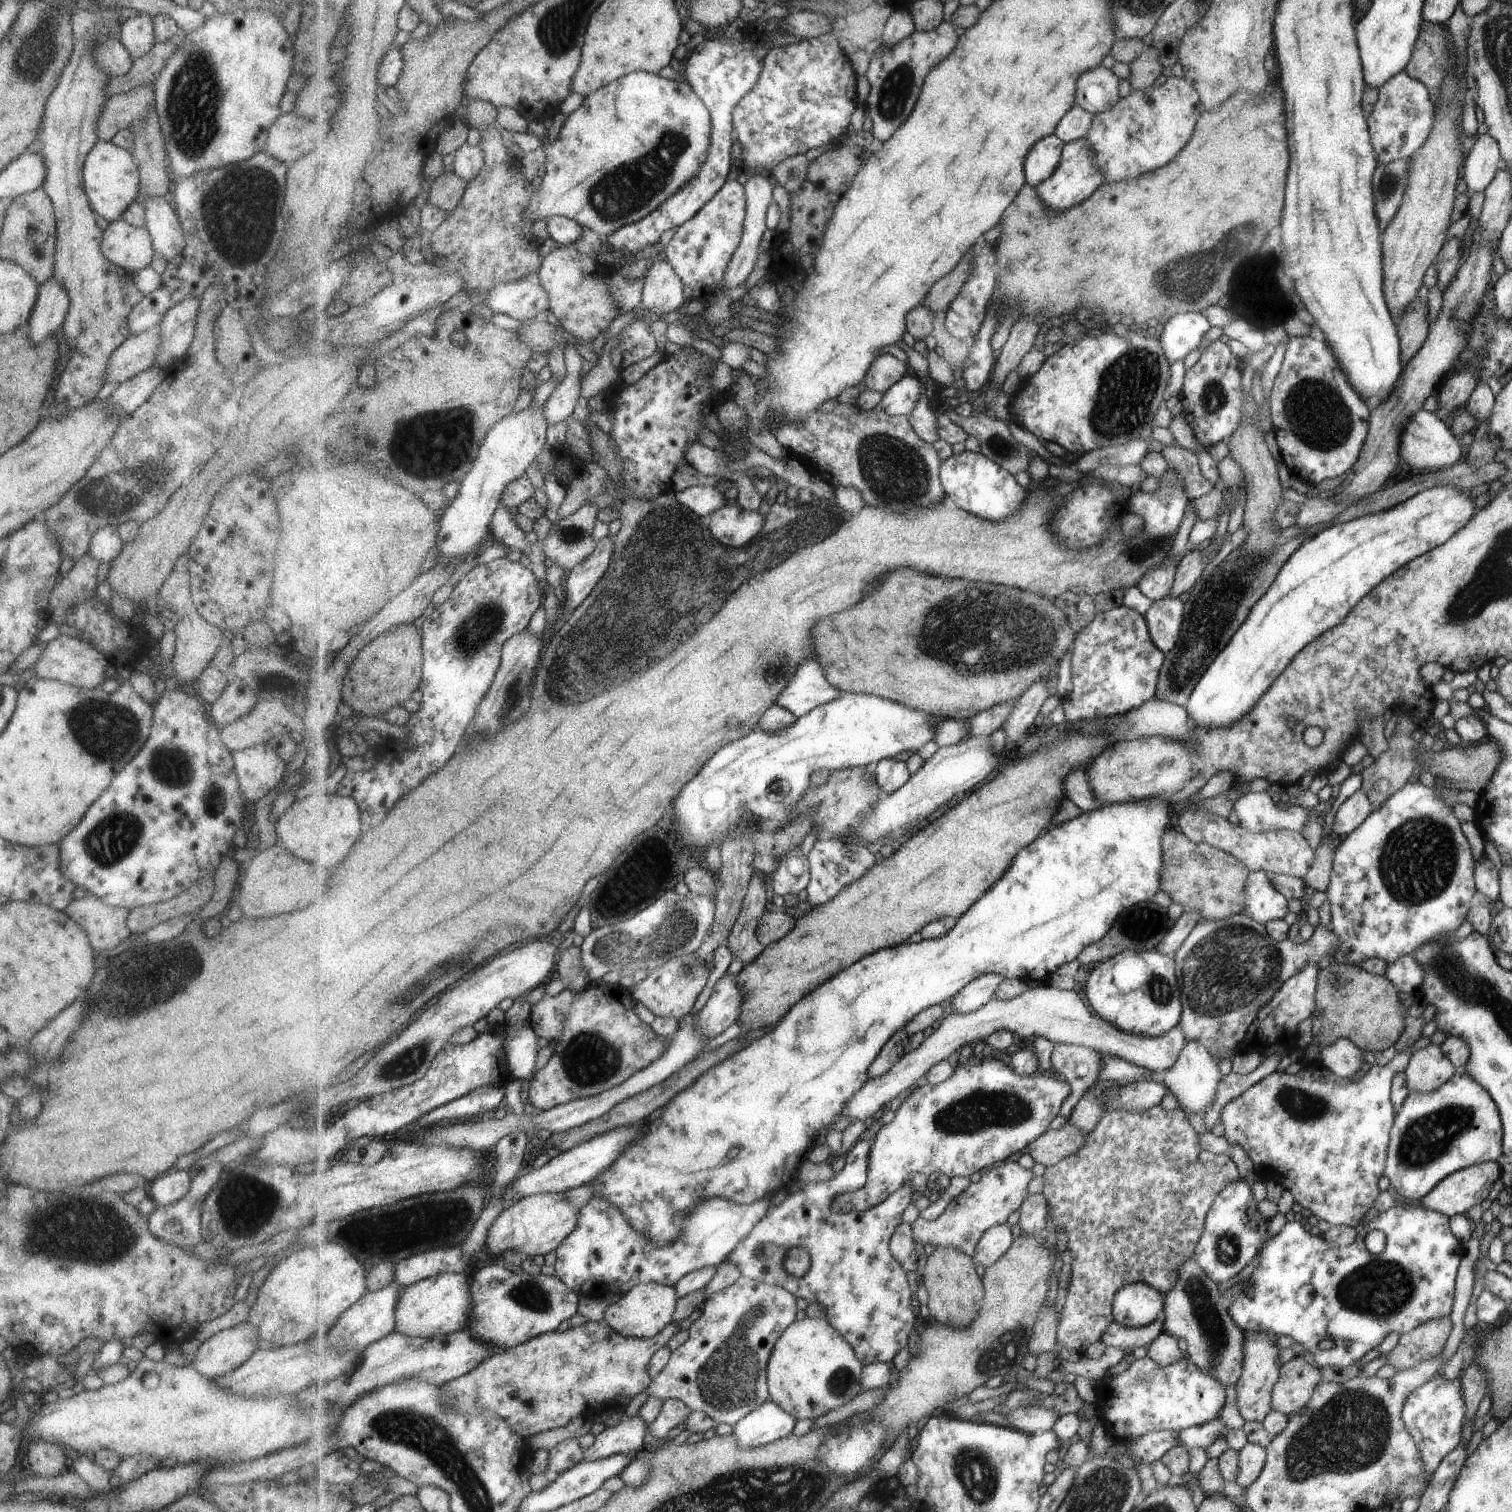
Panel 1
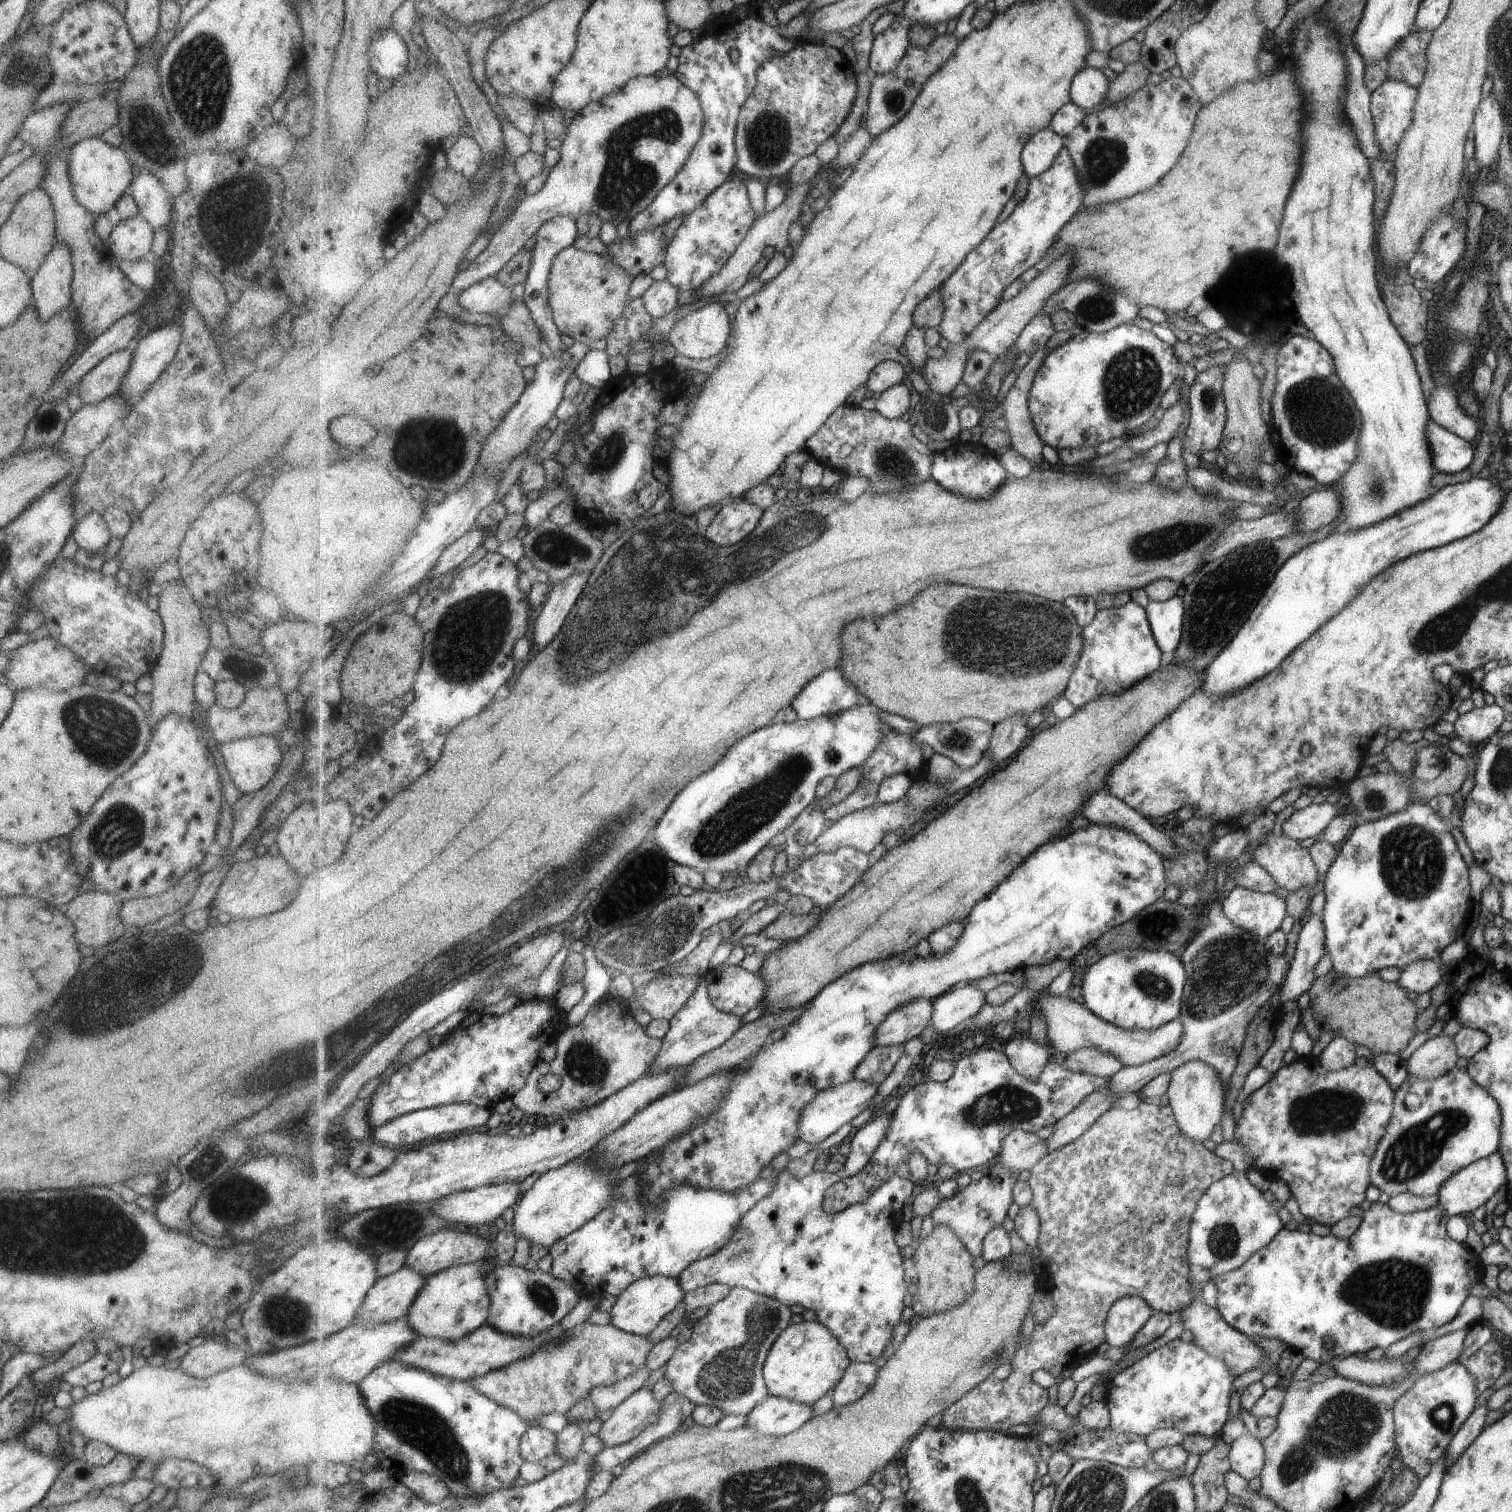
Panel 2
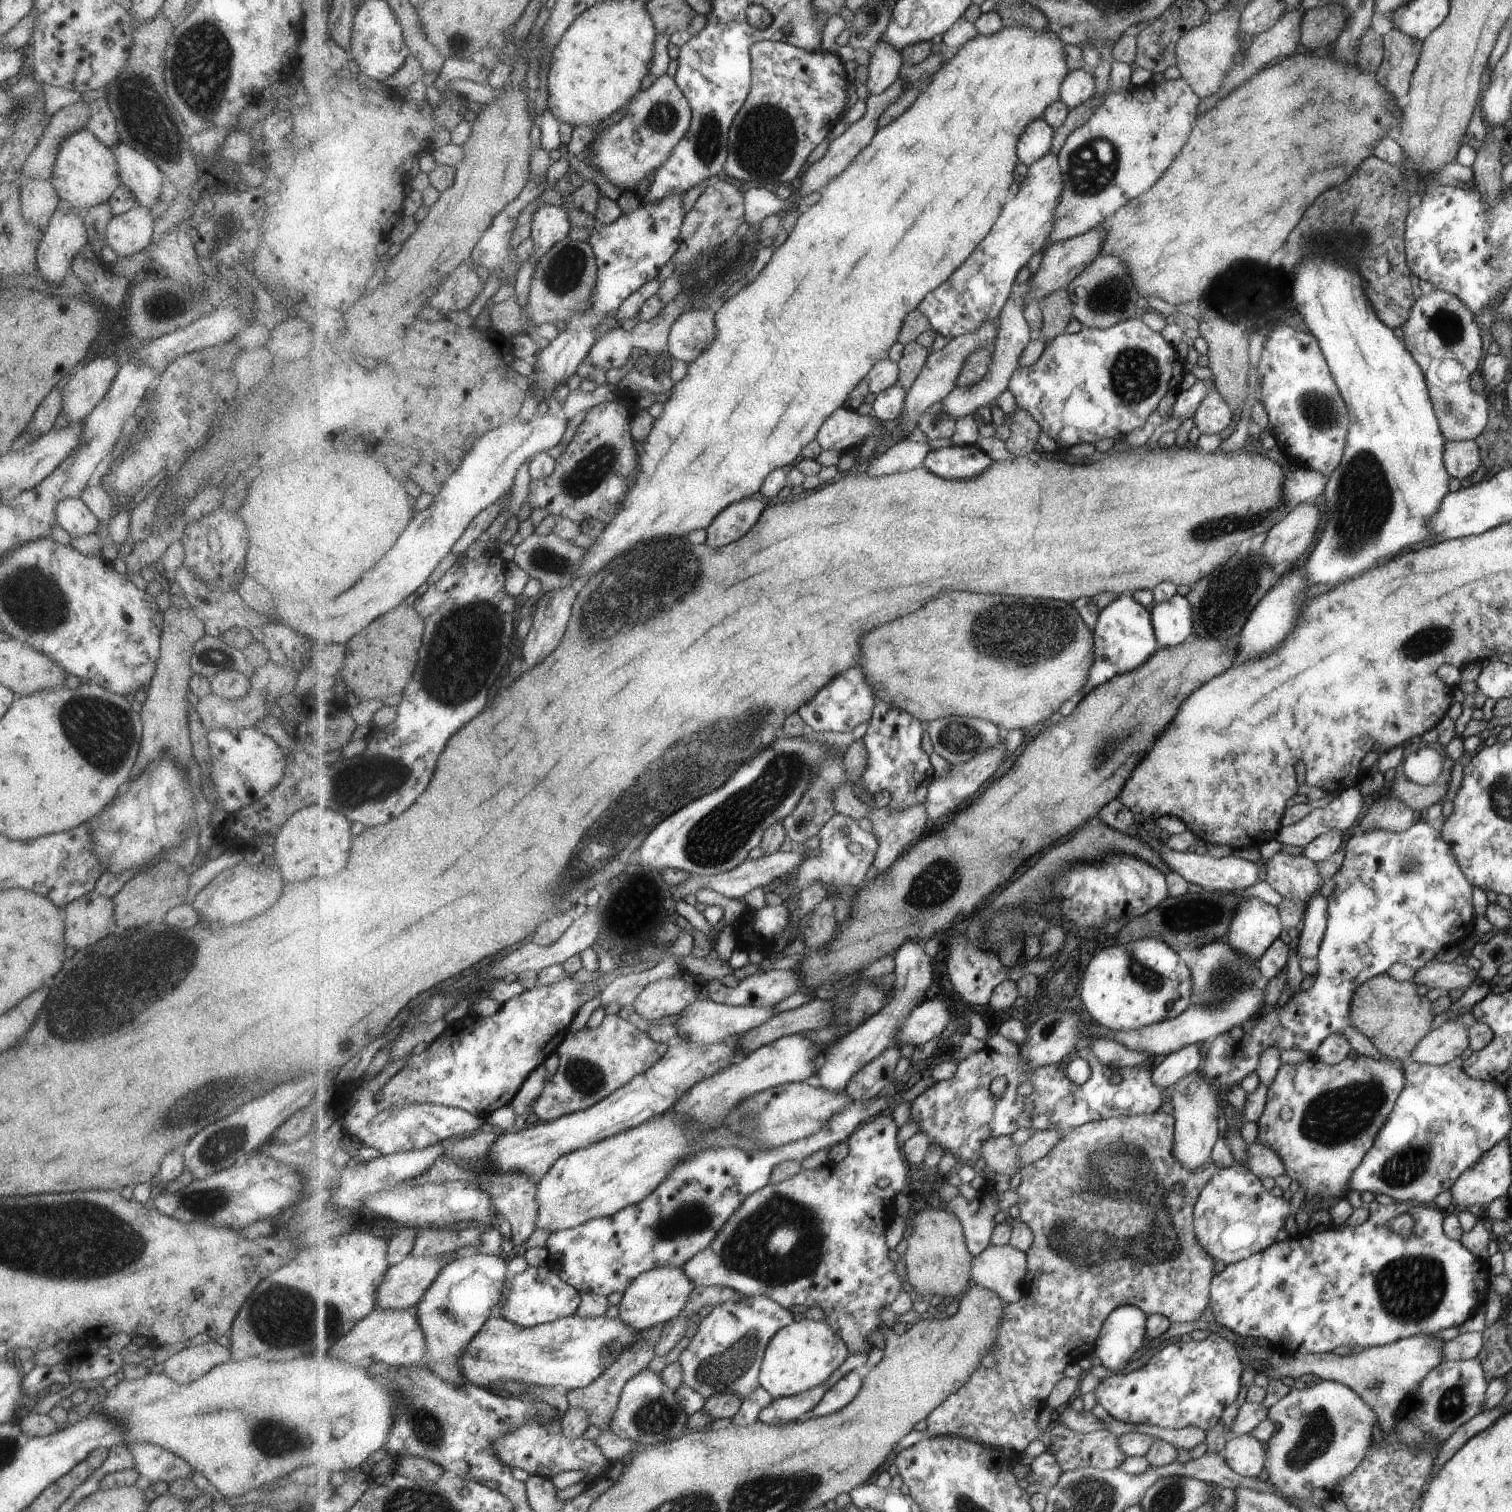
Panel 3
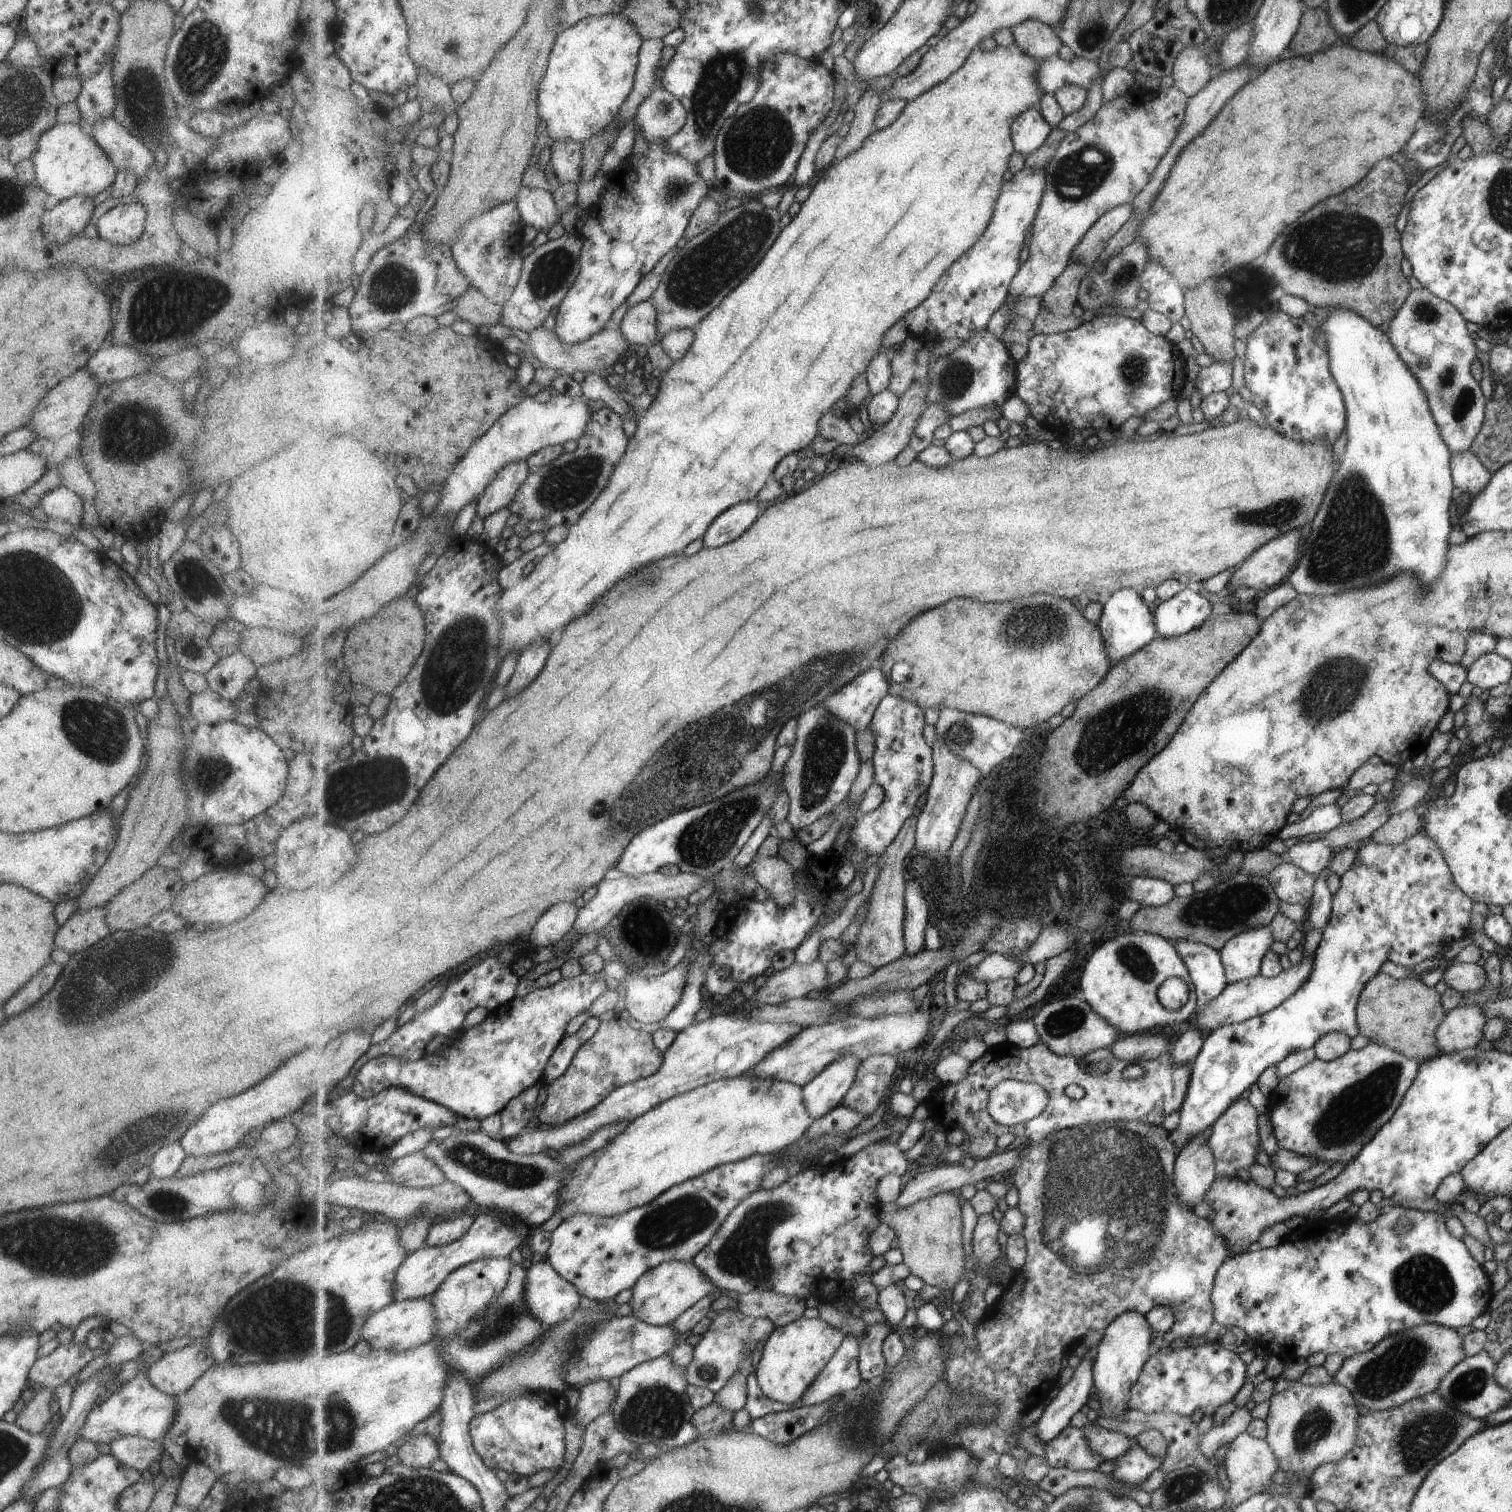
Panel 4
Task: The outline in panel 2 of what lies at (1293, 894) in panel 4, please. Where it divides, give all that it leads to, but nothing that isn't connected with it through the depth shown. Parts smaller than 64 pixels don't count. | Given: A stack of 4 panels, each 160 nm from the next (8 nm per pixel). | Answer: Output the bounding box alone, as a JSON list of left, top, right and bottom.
[1253,834,1317,893]

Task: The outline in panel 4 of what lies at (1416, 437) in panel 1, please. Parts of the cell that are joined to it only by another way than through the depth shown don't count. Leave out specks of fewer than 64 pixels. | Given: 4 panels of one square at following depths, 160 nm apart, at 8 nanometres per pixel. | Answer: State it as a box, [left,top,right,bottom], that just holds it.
[1450,449,1490,498]

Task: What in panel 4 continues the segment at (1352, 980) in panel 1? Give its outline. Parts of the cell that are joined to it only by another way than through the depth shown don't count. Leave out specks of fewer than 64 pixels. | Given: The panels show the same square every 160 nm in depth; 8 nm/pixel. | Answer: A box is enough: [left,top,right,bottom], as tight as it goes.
[1357,969,1446,1062]

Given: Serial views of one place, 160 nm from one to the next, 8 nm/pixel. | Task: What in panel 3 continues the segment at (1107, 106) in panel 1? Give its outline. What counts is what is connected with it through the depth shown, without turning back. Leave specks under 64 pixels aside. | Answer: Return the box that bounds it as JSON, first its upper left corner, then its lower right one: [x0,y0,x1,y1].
[1061,69,1096,109]

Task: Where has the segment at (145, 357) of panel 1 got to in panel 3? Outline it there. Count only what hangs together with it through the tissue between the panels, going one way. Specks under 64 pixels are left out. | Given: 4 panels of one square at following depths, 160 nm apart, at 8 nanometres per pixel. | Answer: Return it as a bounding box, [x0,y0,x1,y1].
[61,357,119,424]

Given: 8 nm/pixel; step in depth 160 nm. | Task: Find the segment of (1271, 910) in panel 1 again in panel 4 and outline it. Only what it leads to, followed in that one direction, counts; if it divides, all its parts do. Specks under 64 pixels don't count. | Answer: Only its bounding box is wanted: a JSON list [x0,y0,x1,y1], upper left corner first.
[1218,924,1273,984]

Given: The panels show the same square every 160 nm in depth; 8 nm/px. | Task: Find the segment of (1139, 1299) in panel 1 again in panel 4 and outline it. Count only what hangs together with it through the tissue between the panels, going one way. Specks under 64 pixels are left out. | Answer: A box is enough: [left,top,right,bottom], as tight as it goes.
[1094,1312,1153,1418]

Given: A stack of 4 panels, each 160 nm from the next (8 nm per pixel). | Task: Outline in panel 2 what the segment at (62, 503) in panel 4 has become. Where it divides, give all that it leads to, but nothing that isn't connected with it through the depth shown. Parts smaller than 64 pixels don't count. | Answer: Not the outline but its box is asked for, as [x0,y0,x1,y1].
[70,510,111,552]

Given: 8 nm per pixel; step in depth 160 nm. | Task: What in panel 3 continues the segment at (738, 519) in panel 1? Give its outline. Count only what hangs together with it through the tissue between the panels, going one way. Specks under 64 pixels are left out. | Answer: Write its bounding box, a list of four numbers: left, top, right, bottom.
[707,498,765,548]

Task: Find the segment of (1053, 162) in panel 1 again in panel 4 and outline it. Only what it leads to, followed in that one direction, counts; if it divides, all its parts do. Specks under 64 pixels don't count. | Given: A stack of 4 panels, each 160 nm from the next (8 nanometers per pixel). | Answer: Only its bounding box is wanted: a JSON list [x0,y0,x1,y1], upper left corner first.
[1012,106,1053,156]

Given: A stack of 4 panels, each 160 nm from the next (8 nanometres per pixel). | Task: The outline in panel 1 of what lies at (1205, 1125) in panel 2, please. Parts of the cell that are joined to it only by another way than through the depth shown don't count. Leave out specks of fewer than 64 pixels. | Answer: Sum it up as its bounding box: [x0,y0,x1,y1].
[1160,1039,1221,1115]

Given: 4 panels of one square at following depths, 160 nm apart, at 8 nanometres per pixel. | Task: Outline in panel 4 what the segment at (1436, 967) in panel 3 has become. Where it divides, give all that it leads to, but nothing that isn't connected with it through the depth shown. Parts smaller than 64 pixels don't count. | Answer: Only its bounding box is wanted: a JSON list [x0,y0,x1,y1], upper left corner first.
[1443,963,1488,993]

